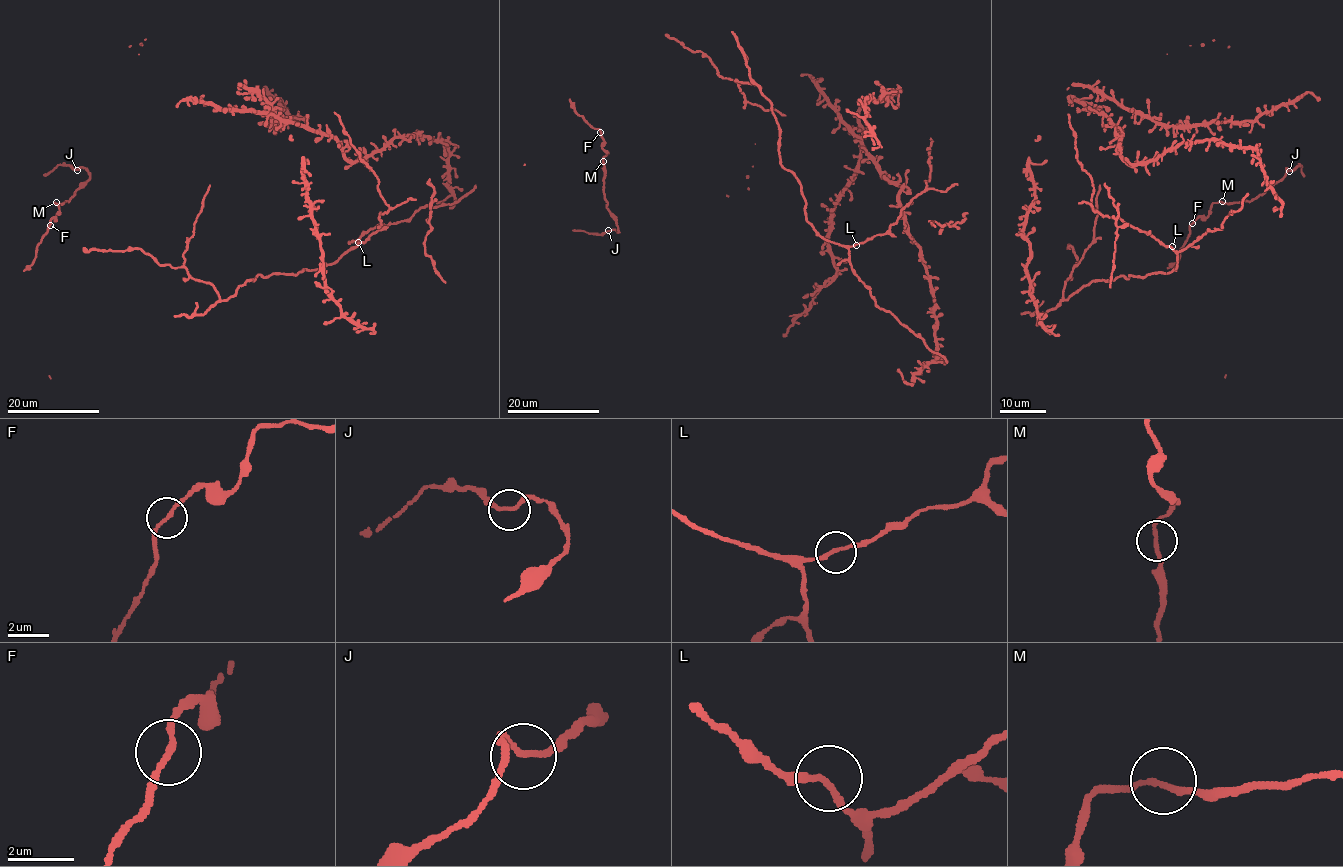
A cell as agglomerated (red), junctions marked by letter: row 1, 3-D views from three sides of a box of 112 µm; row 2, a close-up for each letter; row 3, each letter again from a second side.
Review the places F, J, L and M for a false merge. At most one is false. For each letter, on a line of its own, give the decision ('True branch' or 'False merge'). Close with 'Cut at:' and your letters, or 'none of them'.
F: True branch
J: True branch
L: True branch
M: True branch
Cut at: none of them

